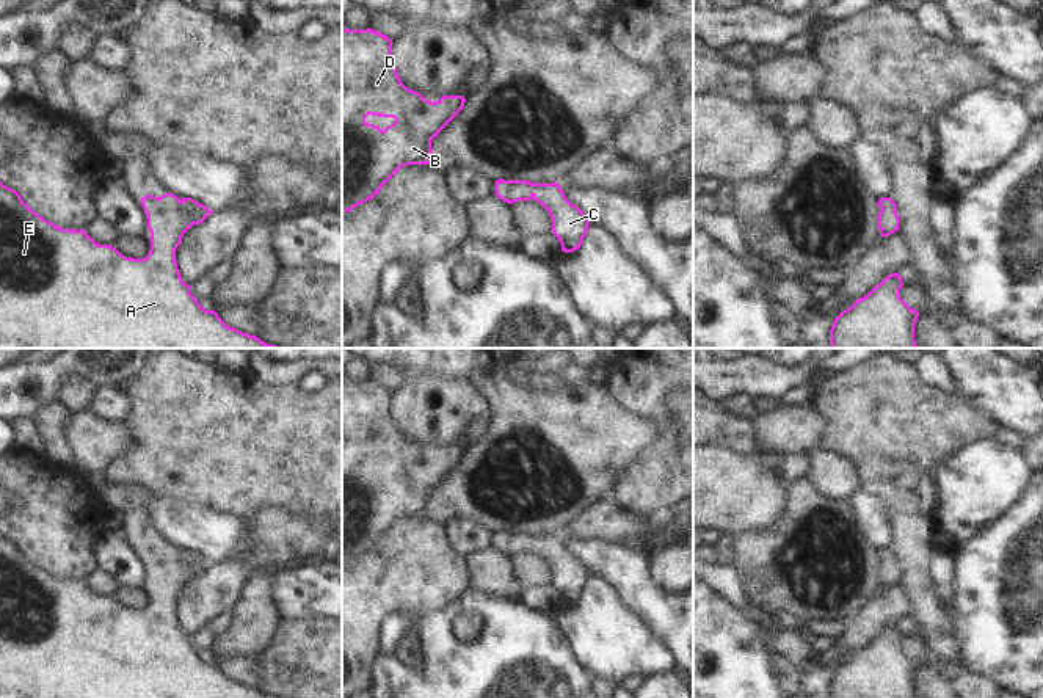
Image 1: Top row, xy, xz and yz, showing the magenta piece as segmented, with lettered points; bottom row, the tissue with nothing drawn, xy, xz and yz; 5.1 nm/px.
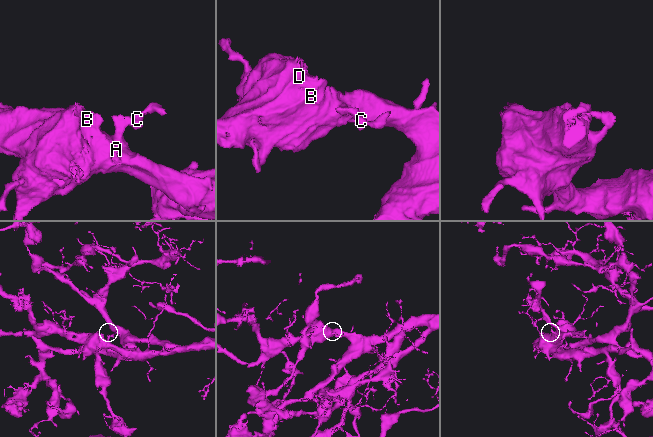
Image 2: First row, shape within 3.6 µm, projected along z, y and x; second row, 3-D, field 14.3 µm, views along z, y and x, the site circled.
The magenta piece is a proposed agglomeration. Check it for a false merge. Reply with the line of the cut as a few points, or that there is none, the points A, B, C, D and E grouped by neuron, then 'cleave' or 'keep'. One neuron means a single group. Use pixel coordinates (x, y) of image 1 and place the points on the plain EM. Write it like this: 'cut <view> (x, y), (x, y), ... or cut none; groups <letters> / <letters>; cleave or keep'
cut none; groups A B C D E; keep

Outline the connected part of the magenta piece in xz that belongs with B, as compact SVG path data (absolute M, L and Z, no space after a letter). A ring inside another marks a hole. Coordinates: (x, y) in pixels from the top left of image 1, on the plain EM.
M372 381L342 383L342 565L367 554L408 516L428 516L431 491L463 461L464 447L442 447L431 453L408 441L392 413L392 392ZM384 467L395 474L384 482L365 469Z

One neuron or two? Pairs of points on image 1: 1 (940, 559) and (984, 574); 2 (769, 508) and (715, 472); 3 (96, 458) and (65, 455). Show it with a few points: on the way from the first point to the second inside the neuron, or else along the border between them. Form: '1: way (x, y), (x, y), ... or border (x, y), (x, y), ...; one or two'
1: border (952, 552), (951, 593), (946, 599); two
2: way (756, 499), (737, 494), (728, 485); one
3: border (68, 421), (68, 441), (77, 460); two

